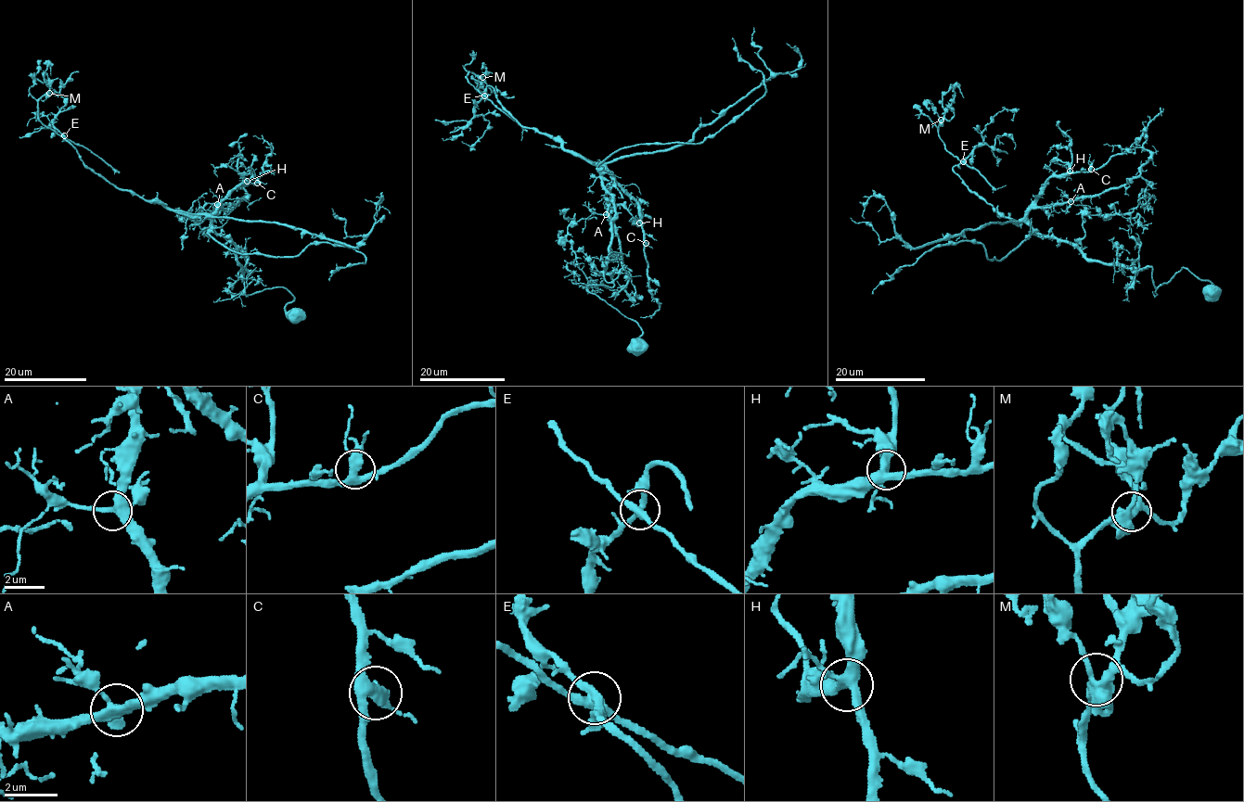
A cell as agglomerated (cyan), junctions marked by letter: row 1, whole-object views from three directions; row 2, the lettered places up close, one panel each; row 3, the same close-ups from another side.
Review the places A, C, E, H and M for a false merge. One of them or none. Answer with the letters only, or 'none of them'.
E

